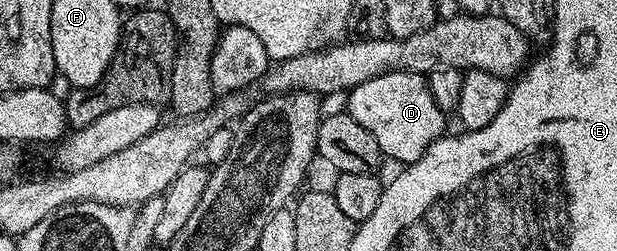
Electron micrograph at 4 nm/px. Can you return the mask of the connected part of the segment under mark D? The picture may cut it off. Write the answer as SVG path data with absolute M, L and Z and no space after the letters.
M391 72L375 76L355 89L348 91L347 112L375 138L386 159L394 158L397 164L408 164L419 160L427 148L446 133L446 111L435 104L431 88L424 74Z

